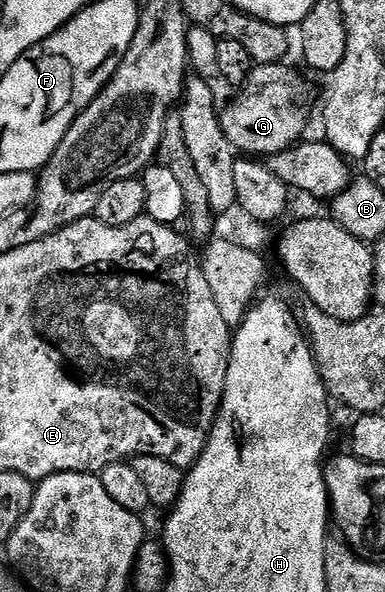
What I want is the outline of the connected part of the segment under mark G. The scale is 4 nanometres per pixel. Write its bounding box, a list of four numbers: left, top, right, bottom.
[219,63,307,158]

